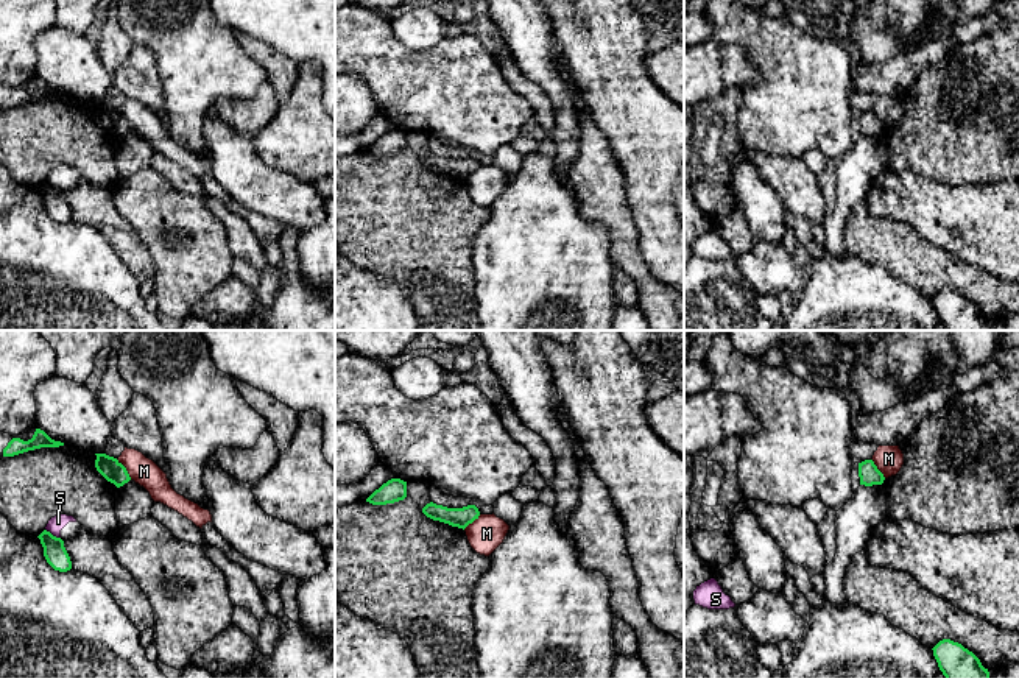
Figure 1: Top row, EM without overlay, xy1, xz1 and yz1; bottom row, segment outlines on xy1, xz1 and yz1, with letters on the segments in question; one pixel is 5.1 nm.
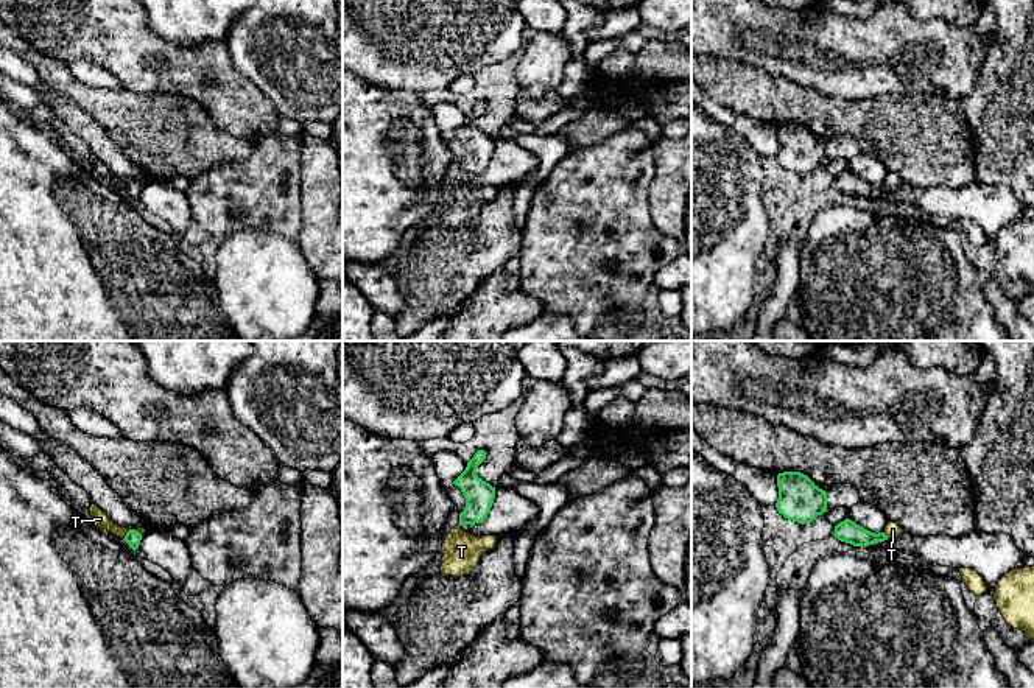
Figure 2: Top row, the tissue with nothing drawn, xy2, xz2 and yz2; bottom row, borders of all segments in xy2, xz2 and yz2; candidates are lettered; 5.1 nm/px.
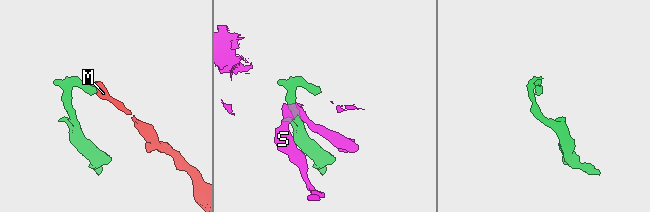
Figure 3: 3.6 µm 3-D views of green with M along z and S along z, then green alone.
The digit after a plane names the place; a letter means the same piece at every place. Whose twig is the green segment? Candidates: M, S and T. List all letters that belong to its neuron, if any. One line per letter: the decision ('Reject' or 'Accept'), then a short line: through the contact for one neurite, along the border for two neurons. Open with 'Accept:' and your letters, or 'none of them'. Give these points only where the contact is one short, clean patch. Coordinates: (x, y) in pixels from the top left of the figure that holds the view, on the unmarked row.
Accept: T
M: Reject. Line: xy1 (116, 109), (131, 130)
S: Reject. Line: xy1 (45, 180), (59, 189)
T: Accept. Line: xy2 (133, 189), (126, 186), (100, 170)

